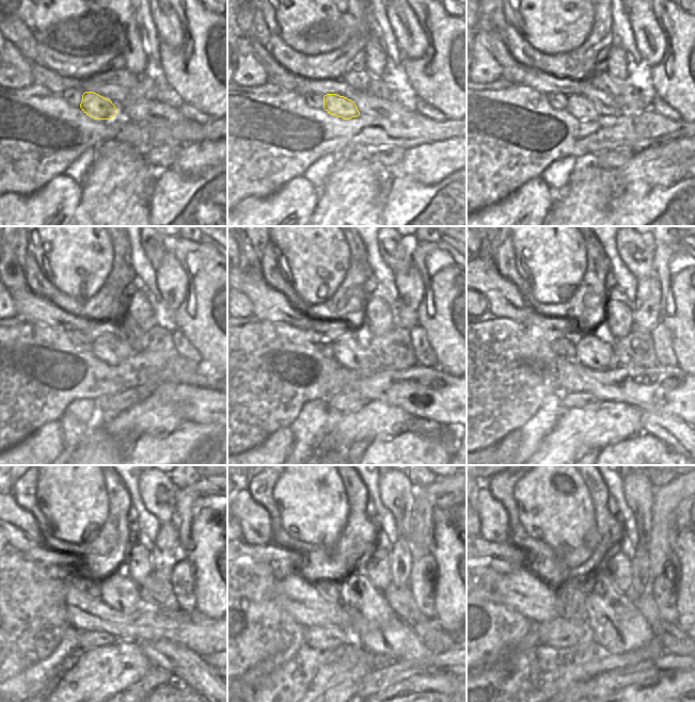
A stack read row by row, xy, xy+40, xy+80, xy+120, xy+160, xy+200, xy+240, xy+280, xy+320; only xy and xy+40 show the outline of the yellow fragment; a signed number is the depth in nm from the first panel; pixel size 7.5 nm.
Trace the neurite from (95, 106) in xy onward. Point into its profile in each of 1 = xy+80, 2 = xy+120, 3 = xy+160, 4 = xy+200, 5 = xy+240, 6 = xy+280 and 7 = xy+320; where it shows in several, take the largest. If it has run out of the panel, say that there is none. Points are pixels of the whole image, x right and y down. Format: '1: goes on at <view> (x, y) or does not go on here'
1: goes on at xy+80 (581, 107)
2: goes on at xy+120 (107, 348)
3: goes on at xy+160 (350, 351)
4: goes on at xy+200 (595, 351)
5: goes on at xy+240 (119, 591)
6: goes on at xy+280 (378, 628)
7: goes on at xy+320 (612, 620)

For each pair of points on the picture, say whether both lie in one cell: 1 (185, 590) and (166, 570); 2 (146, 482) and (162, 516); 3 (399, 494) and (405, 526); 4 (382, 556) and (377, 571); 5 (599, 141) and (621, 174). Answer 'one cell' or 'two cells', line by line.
1: two cells
2: one cell
3: one cell
4: one cell
5: two cells

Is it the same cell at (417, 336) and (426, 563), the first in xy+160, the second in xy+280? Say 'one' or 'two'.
one

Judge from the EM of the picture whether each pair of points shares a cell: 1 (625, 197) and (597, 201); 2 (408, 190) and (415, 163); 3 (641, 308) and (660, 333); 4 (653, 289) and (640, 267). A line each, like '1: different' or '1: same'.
1: different
2: different
3: different
4: different

